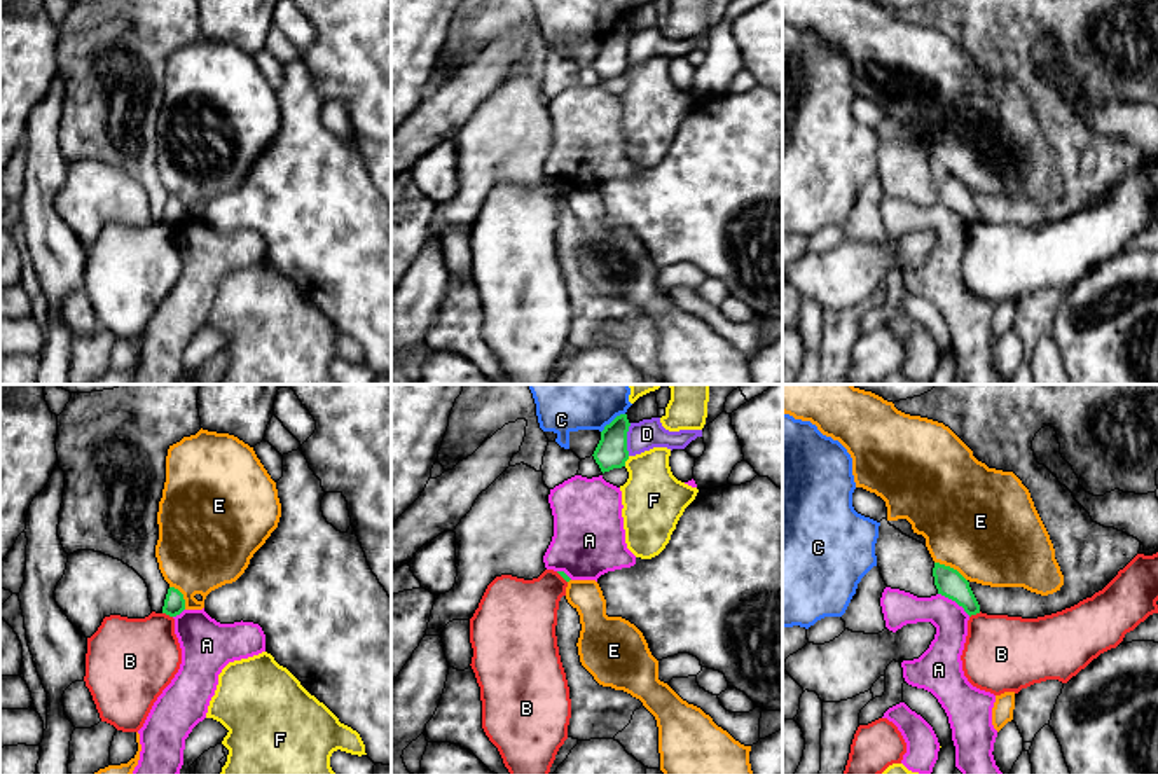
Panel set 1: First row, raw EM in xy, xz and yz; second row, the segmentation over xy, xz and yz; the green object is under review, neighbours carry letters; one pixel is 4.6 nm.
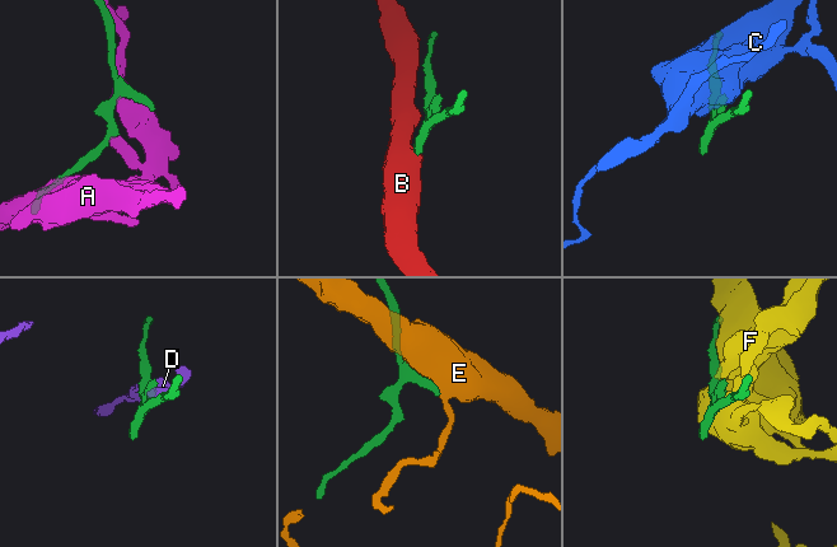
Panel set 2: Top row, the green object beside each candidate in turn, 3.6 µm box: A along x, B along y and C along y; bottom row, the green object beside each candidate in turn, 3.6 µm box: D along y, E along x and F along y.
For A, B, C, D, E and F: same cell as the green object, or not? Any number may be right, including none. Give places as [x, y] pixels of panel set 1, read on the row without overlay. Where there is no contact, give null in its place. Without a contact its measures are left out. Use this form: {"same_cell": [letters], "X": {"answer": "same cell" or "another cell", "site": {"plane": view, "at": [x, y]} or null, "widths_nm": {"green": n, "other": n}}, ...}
{"same_cell": [], "A": {"answer": "another cell", "site": {"plane": "yz", "at": [954, 208]}, "widths_nm": {"green": 130, "other": 160}}, "B": {"answer": "another cell", "site": {"plane": "yz", "at": [975, 222]}, "widths_nm": {"green": 130, "other": 360}}, "C": {"answer": "another cell", "site": {"plane": "xz", "at": [613, 28]}, "widths_nm": {"green": 140, "other": 190}}, "D": {"answer": "another cell", "site": {"plane": "xz", "at": [626, 48]}, "widths_nm": {"green": 140, "other": 140}}, "E": {"answer": "another cell", "site": {"plane": "yz", "at": [949, 175]}, "widths_nm": {"green": 130, "other": 500}}, "F": {"answer": "another cell", "site": {"plane": "xz", "at": [626, 69]}, "widths_nm": {"green": 140, "other": 280}}}

